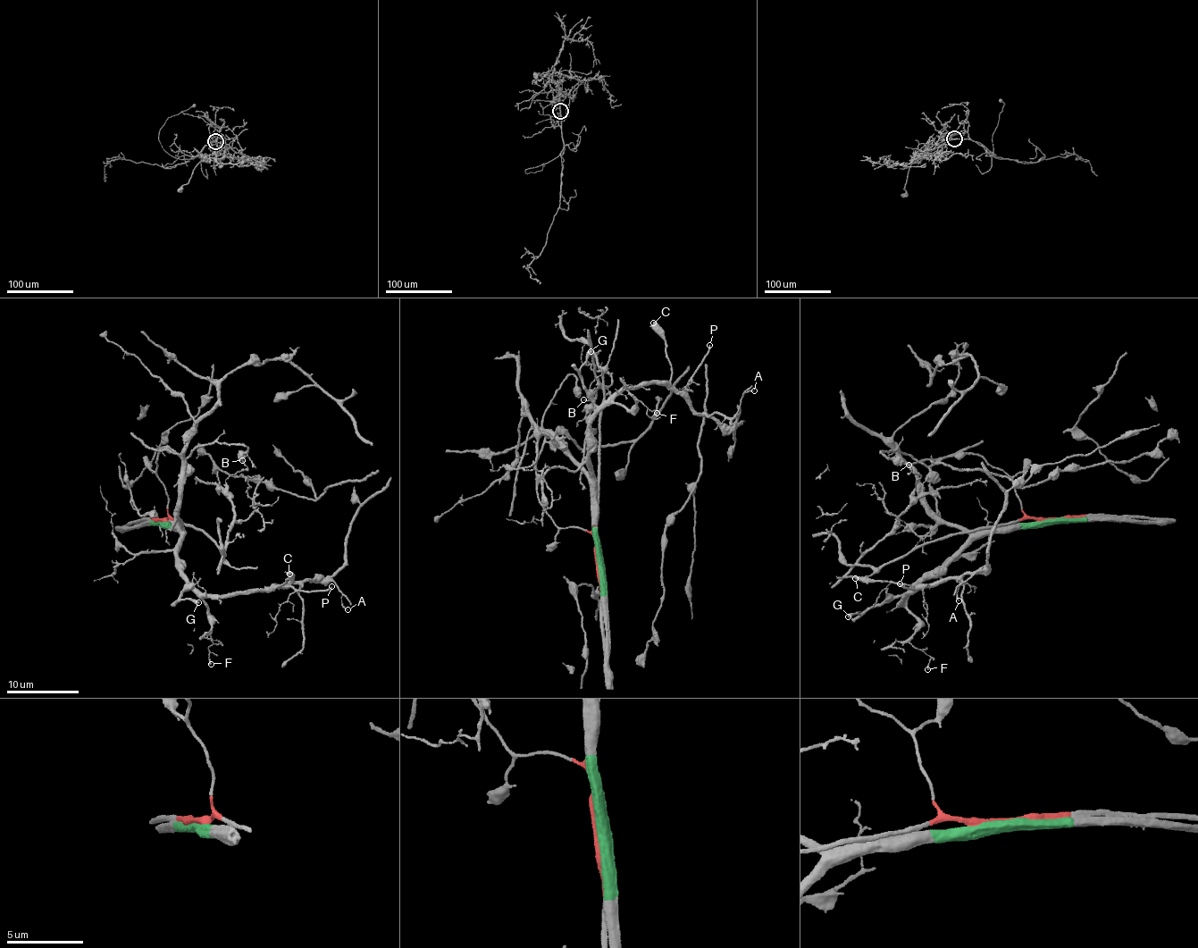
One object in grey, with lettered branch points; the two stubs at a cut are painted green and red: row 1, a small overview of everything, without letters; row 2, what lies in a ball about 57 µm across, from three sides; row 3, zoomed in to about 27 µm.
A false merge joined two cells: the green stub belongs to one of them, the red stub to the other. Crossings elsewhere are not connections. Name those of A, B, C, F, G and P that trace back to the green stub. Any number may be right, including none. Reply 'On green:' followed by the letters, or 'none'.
On green: A, C, F, G, P

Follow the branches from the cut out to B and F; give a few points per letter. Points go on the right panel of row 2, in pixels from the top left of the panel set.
B: (1053, 519), (1019, 518), (956, 532), (876, 568), (863, 566), (861, 555), (895, 524), (920, 477), (908, 464)
F: (1053, 519), (987, 528), (910, 592), (907, 609), (917, 616), (917, 623), (910, 642), (929, 658), (927, 669)

